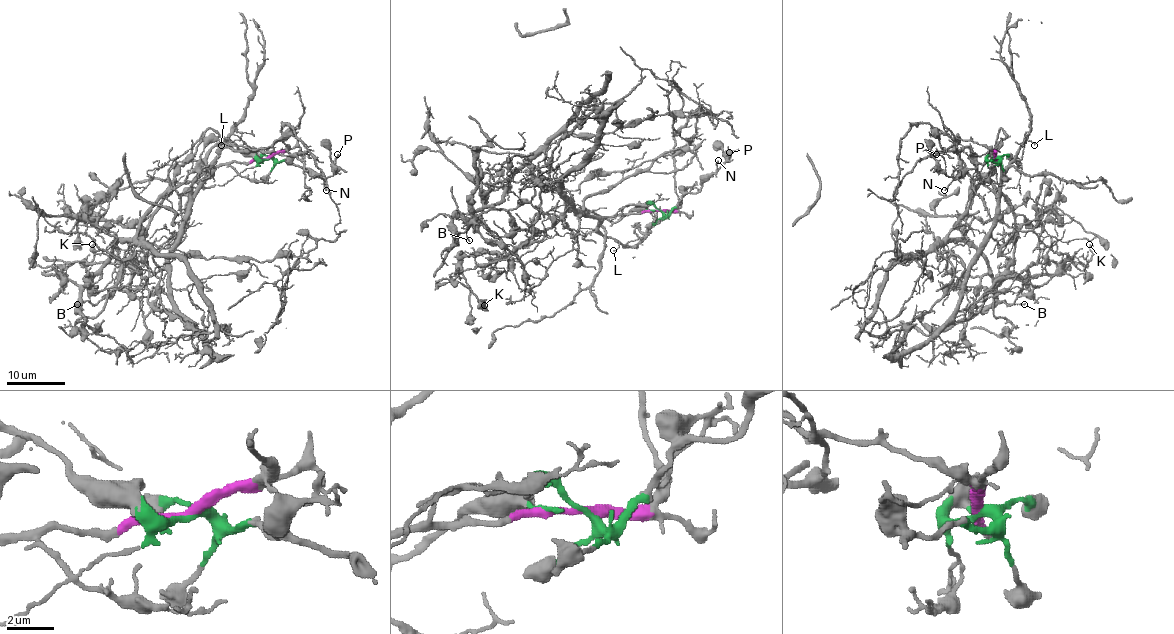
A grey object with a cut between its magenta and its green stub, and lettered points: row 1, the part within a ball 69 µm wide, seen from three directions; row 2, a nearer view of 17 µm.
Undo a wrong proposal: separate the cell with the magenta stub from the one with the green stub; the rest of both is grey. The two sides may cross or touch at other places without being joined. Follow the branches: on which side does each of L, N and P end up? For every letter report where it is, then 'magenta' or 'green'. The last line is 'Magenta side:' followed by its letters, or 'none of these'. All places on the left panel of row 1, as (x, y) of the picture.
L: at (221, 145); magenta
N: at (326, 190); green
P: at (337, 154); green
Magenta side: L

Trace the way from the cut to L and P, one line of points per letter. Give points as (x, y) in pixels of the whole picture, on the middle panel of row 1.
L: (660, 211), (604, 219), (598, 225), (601, 232), (619, 244), (613, 249)
P: (661, 211), (667, 214), (683, 195), (696, 192), (727, 162), (728, 153)

